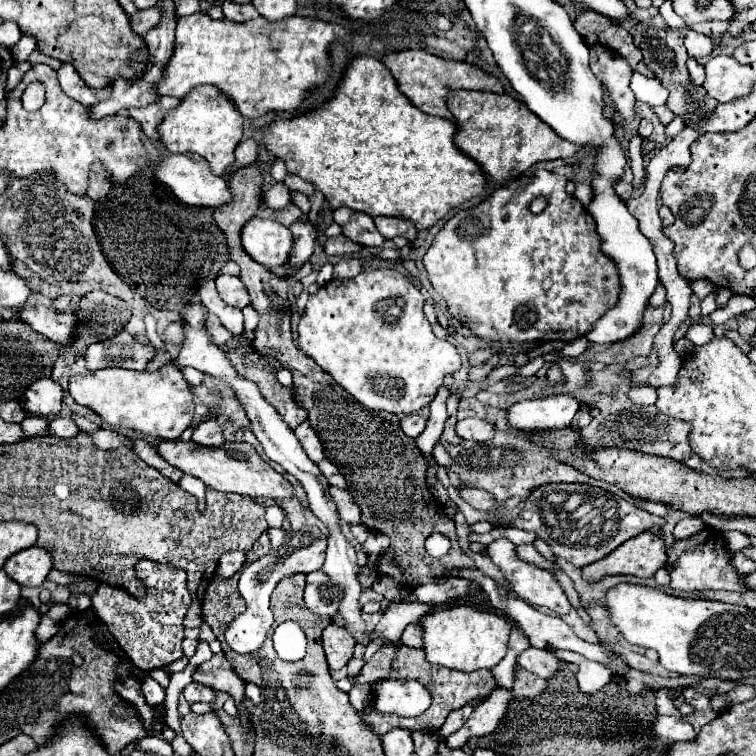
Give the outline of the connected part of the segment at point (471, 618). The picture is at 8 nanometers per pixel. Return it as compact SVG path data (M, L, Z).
M450 606L440 608L434 612L428 612L418 620L422 626L422 648L426 652L426 660L430 664L438 664L450 670L460 672L474 672L482 668L496 666L508 648L508 634L510 634L510 622L502 616L482 612L474 606Z

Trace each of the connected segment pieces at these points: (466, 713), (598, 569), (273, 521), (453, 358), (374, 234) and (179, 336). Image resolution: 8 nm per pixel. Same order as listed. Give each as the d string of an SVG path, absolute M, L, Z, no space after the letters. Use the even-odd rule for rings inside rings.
M466 704L466 706L462 706L462 708L458 708L458 710L450 712L450 716L446 718L444 726L440 728L440 734L442 734L444 738L448 738L448 736L450 736L450 734L454 734L456 730L460 730L460 728L462 728L462 724L470 718L472 710L474 710L474 706L472 706L472 704Z
M642 532L642 536L634 536L634 540L628 540L626 544L618 546L610 556L582 570L582 578L586 582L598 582L614 574L650 578L656 574L656 570L664 568L664 564L666 564L664 540L652 532Z
M270 506L266 510L266 522L270 528L280 528L282 520L284 520L284 510L280 506Z
M366 270L352 280L330 280L308 298L298 324L298 346L366 408L414 414L434 400L444 376L454 374L462 364L458 350L448 340L436 338L422 306L420 290L396 270Z
M338 208L334 212L334 222L342 228L342 234L352 242L364 246L382 246L386 238L376 230L370 216L362 212L354 212L350 208Z
M174 322L174 324L170 324L170 326L166 328L166 336L168 336L170 342L178 342L178 344L182 344L182 340L184 340L184 324L182 324L182 322Z

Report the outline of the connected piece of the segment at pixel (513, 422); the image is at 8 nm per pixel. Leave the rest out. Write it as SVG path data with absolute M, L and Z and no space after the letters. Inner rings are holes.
M558 394L538 400L528 400L508 408L508 422L512 428L530 432L542 428L566 428L578 412L578 400L570 394Z

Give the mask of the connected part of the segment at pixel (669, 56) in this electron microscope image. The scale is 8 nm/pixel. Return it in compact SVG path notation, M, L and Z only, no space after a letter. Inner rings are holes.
M664 26L664 28L646 28L644 34L642 34L642 40L640 40L640 50L644 54L644 62L648 64L648 68L654 70L654 74L662 82L662 86L670 90L666 106L676 116L682 116L686 120L686 124L696 124L698 120L702 120L704 116L714 112L718 102L714 98L710 98L704 88L694 88L688 82L688 70L686 70L688 56L686 56L686 48L684 48L684 38L678 30L668 28L668 26Z

